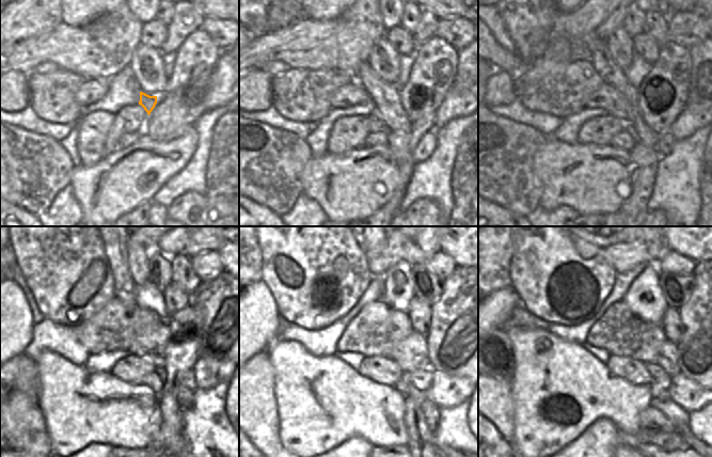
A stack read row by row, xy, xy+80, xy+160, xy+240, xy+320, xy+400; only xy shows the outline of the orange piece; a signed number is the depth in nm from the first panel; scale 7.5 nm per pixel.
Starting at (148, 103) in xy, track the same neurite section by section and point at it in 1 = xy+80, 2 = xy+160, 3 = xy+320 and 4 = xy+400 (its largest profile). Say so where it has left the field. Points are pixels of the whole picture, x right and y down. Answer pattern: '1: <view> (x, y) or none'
1: xy+80 (385, 96)
2: xy+160 (611, 74)
3: xy+320 (430, 410)
4: xy+400 (694, 443)

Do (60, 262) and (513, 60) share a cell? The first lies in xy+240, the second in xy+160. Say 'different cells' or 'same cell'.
different cells

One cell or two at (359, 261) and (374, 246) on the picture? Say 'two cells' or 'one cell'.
two cells

